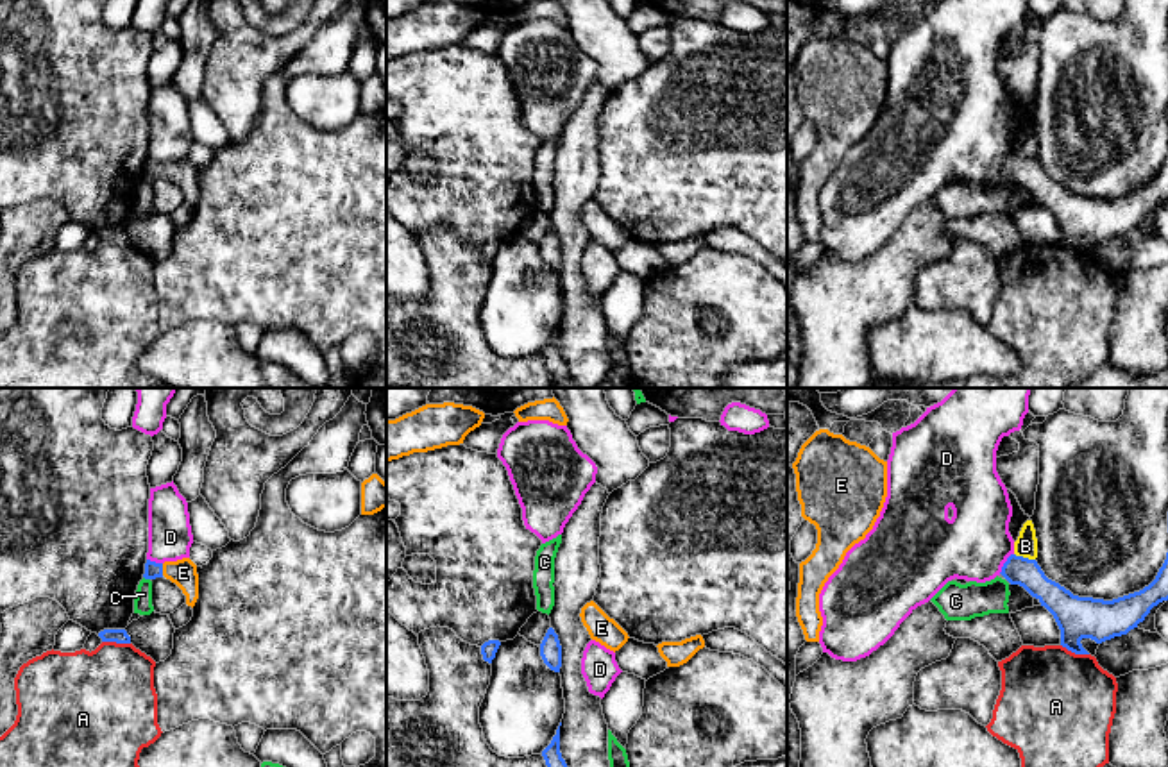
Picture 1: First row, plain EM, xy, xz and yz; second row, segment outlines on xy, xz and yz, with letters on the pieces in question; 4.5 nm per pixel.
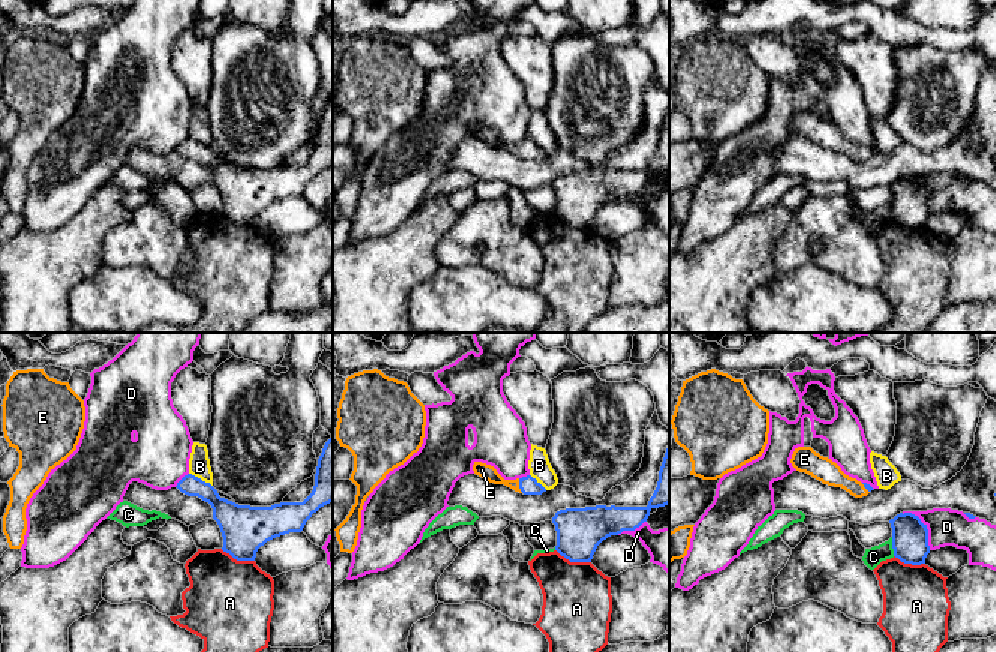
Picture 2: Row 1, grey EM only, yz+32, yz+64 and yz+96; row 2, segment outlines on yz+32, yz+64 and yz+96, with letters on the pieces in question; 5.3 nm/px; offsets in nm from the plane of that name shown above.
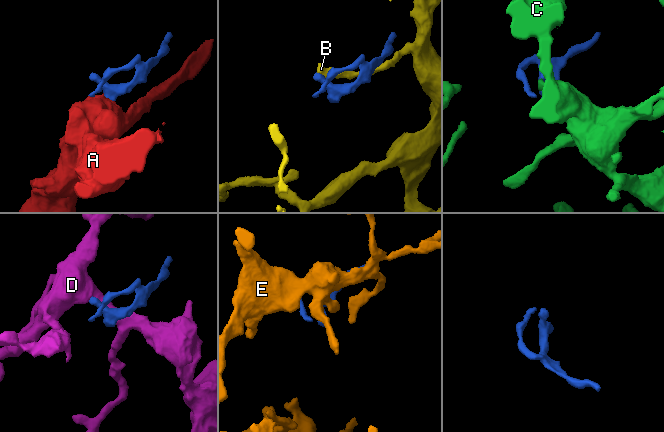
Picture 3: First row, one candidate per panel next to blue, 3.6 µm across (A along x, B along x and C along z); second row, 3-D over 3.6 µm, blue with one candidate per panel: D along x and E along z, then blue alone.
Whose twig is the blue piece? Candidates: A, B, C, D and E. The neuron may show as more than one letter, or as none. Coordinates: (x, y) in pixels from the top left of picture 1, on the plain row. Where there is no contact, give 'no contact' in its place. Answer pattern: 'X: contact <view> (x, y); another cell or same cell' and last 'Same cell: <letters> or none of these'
A: contact xy (117, 242); another cell
B: contact yz (1025, 158); another cell
C: contact xy (147, 177); another cell
D: contact yz (1004, 163); another cell
E: contact xy (161, 168); same cell
Same cell: E

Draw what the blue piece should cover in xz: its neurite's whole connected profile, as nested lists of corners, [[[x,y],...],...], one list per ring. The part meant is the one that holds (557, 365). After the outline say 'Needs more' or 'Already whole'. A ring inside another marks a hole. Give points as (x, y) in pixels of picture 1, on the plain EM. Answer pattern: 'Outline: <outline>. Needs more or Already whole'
Outline: [[[560,325],[551,343],[542,350],[542,356],[546,359],[551,379],[556,384],[560,384],[562,388],[576,388],[574,381],[571,379],[569,367],[560,352]]]. Already whole

